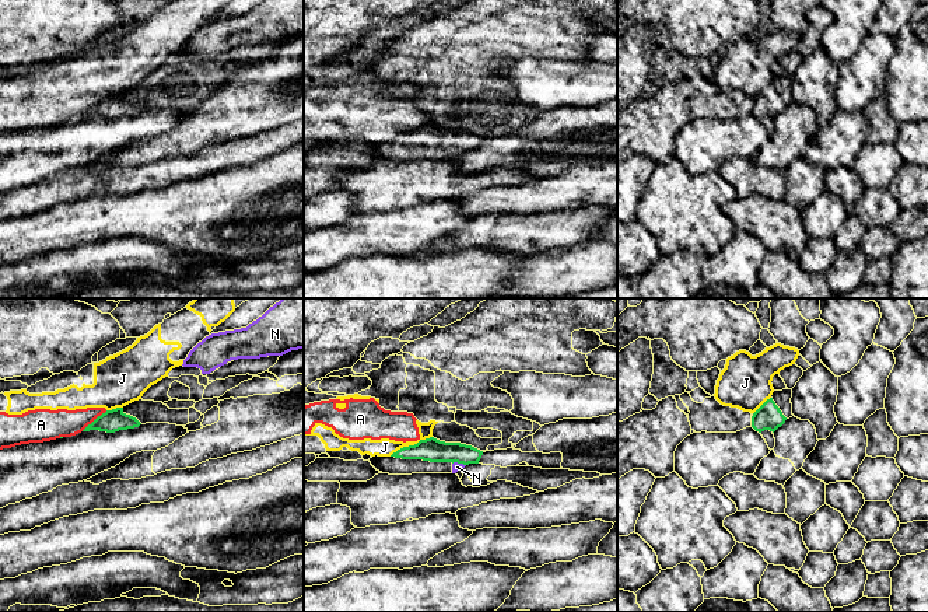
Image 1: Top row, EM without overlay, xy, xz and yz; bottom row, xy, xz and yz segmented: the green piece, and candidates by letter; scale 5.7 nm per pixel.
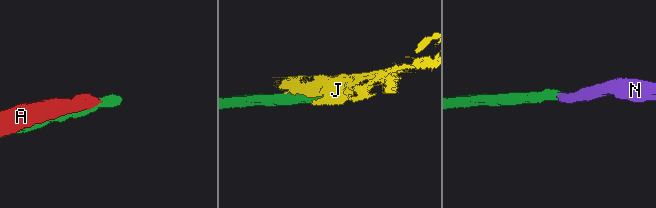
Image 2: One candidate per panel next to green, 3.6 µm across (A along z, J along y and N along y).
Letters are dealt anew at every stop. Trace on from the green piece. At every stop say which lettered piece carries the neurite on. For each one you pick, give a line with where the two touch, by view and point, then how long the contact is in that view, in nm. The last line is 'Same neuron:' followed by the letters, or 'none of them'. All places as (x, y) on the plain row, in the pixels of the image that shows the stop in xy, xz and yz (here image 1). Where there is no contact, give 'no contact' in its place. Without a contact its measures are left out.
N: meets green in xz at (459, 149); contact 80 nm long
Same neuron: N

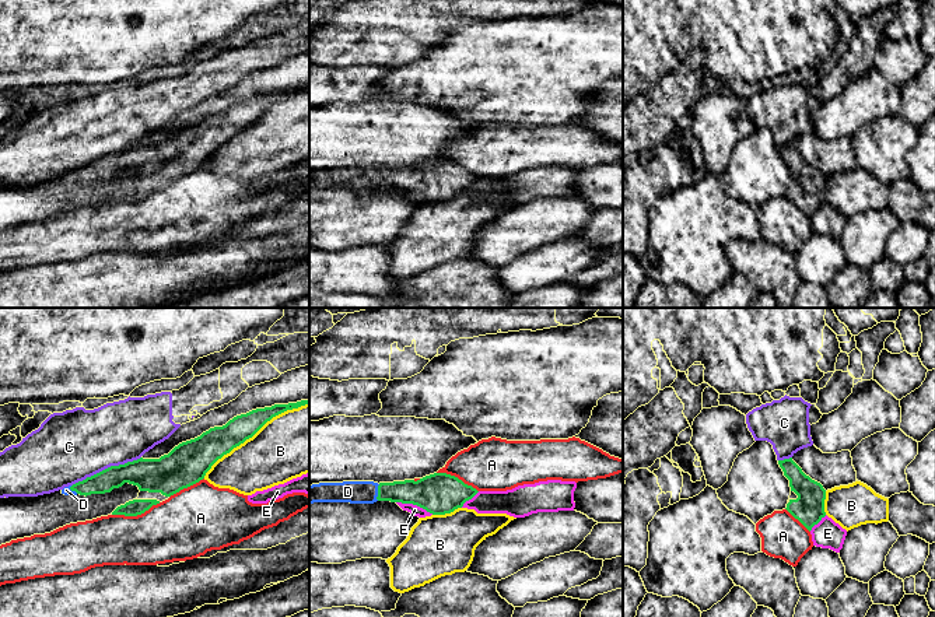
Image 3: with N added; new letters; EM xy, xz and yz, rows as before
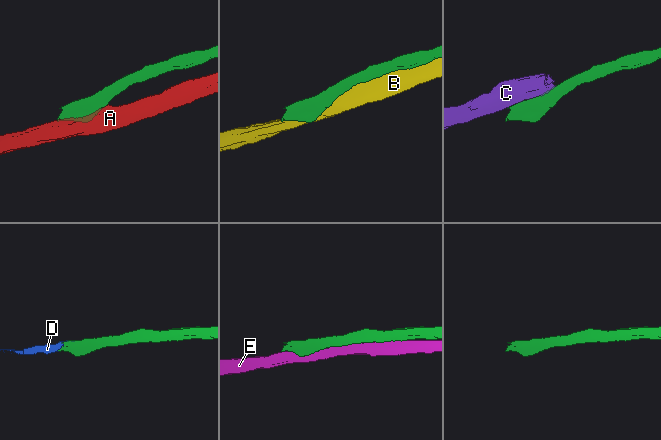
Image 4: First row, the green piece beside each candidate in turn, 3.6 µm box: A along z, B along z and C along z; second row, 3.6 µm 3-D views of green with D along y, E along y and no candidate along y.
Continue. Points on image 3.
D: meets green in xz at (378, 179); contact 100 nm long
Same neuron: D

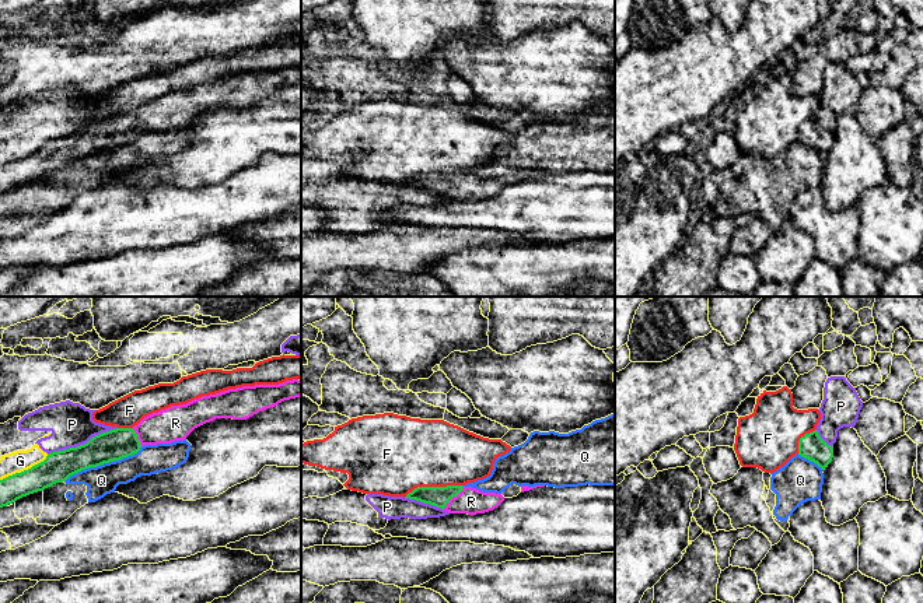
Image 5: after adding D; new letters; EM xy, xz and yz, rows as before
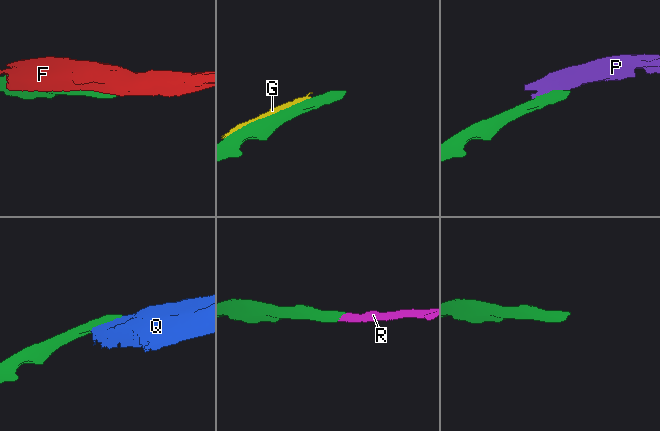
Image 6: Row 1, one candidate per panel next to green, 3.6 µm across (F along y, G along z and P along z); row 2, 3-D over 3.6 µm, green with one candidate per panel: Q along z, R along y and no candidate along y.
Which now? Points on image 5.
R: meets green in xz at (453, 182); contact 180 nm long
Same neuron: R

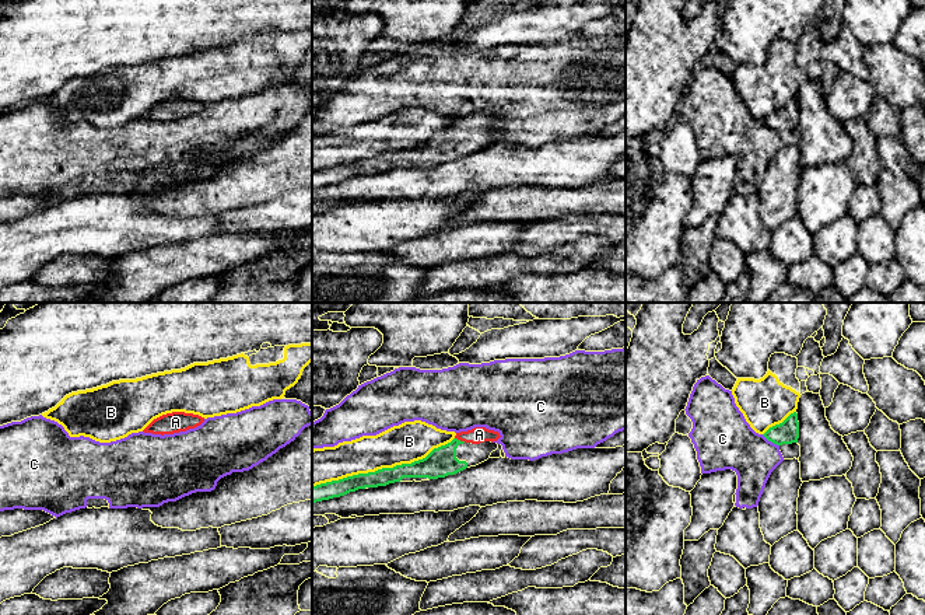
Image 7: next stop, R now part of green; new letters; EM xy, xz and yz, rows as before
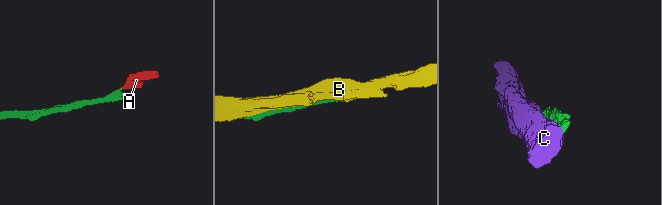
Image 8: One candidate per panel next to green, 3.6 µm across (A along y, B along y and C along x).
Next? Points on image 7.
A: meets green in xz at (459, 126); contact 70 nm long
Same neuron: A

